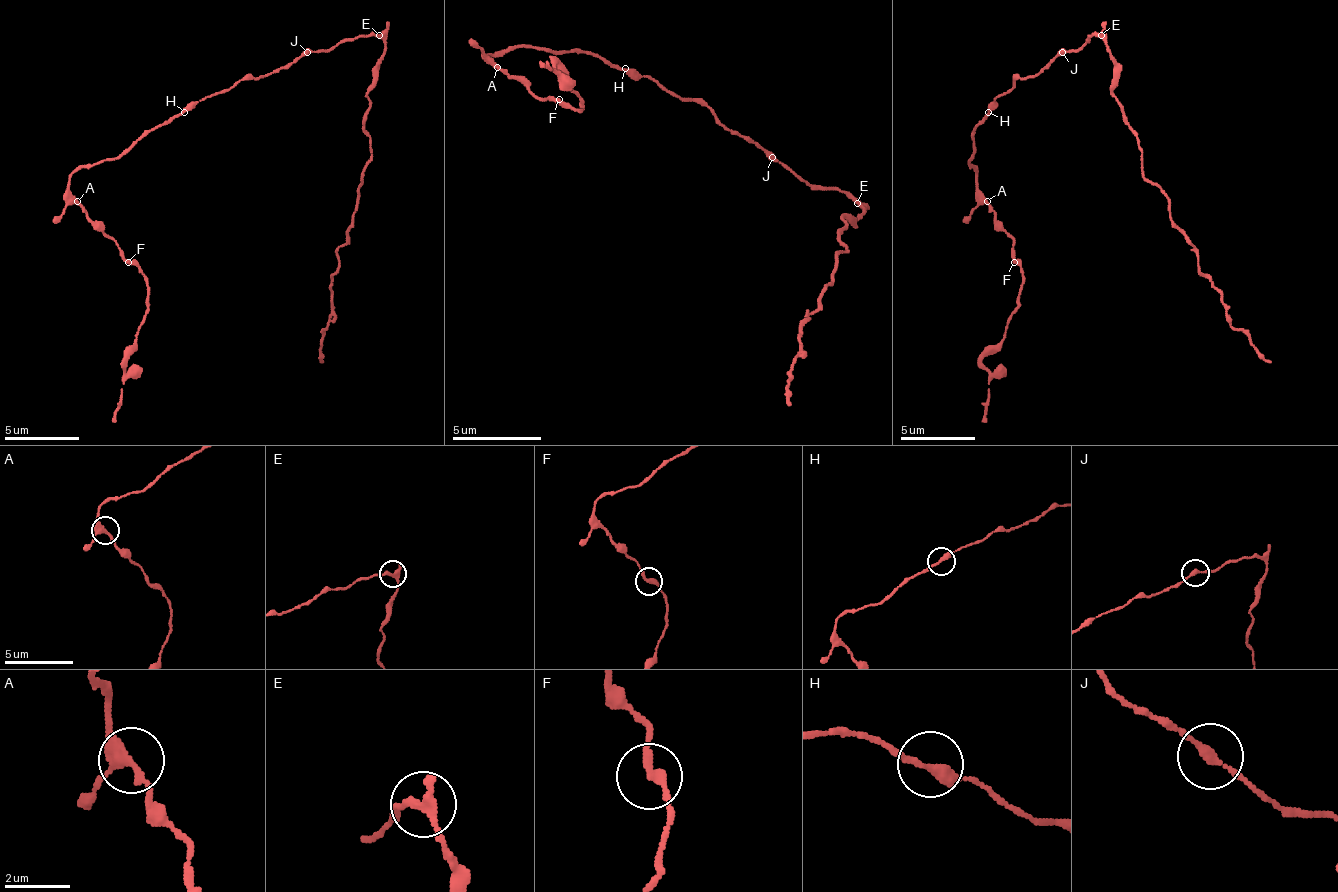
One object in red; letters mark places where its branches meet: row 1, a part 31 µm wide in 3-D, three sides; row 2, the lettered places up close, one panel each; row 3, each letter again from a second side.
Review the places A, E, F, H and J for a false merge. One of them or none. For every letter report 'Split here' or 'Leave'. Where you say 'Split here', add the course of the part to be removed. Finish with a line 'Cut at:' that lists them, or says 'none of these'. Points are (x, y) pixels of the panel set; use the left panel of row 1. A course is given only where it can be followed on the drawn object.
A: Leave
E: Split here. Course of the part to remove: (378, 34), (386, 45), (367, 101), (367, 168), (352, 228), (337, 250), (322, 363)
F: Leave
H: Leave
J: Leave
Cut at: E

